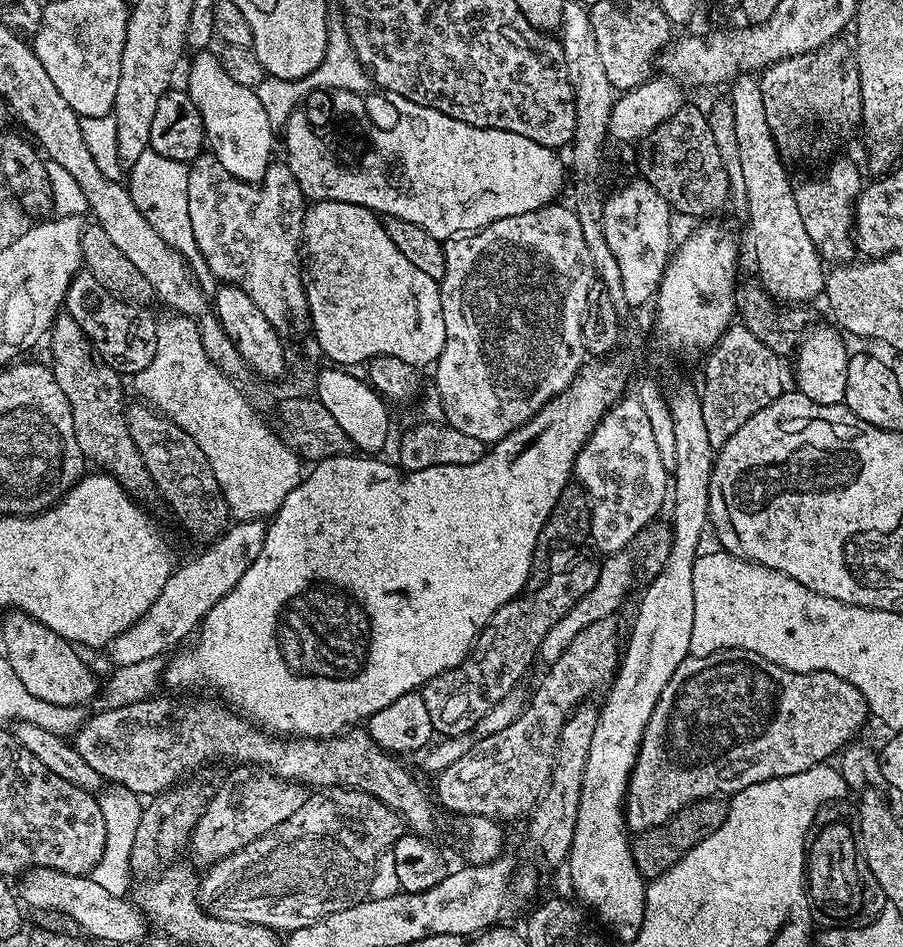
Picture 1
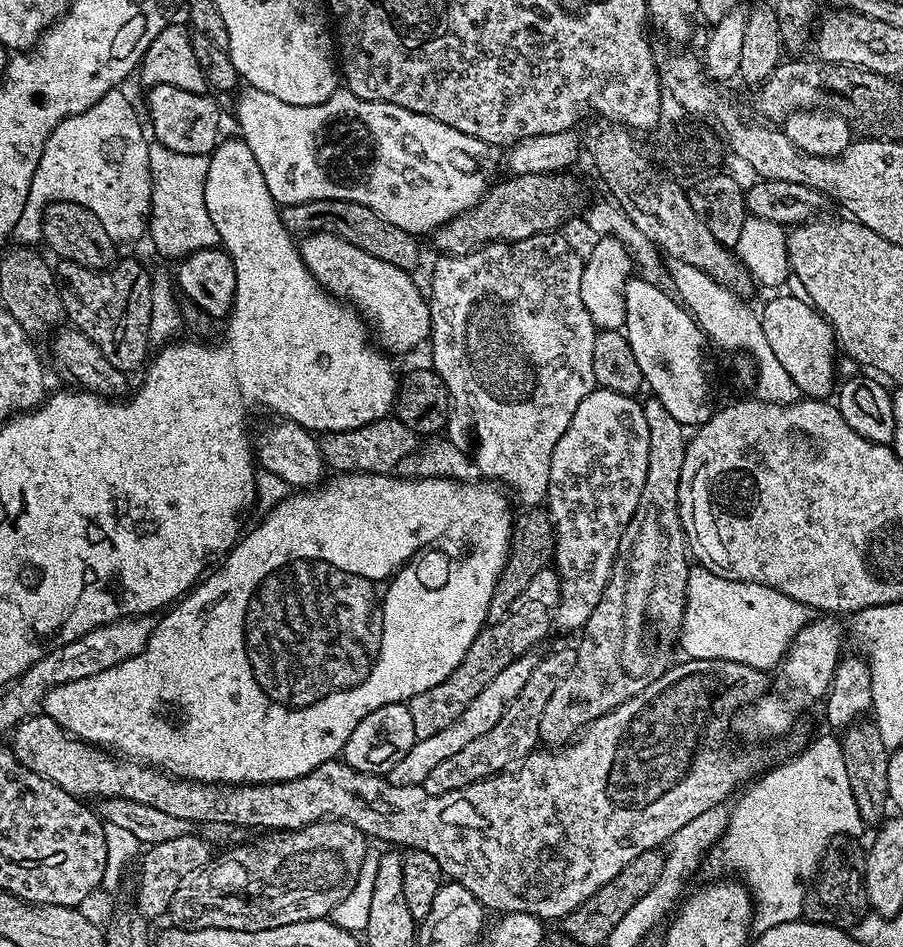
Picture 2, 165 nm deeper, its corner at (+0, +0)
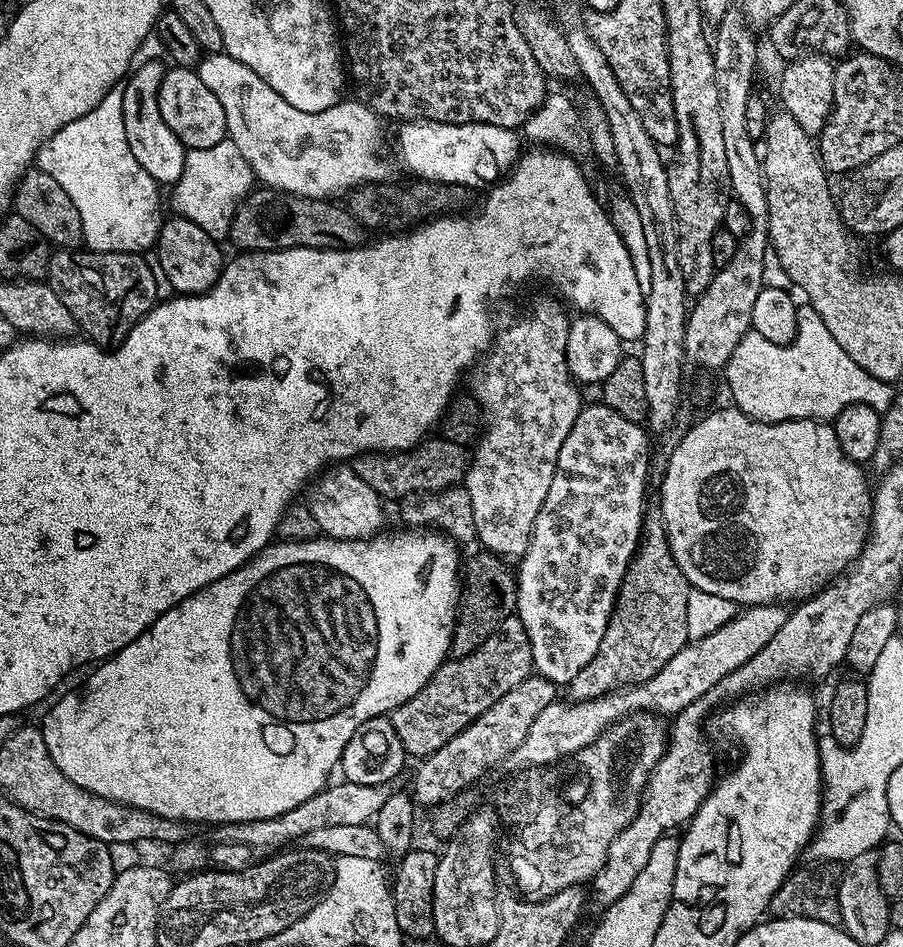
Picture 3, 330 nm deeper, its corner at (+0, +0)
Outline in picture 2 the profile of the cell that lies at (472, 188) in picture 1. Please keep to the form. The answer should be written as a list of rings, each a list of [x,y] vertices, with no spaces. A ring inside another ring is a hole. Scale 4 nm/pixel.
[[[247,86],[241,87],[239,92],[240,97],[236,100],[236,120],[240,123],[239,135],[253,151],[254,160],[258,162],[258,170],[262,170],[262,178],[266,178],[266,186],[277,205],[301,204],[307,200],[349,200],[358,202],[362,206],[370,206],[370,210],[386,218],[386,222],[394,222],[394,226],[402,226],[402,230],[413,234],[421,234],[420,232],[430,234],[435,228],[450,222],[458,214],[473,208],[490,187],[489,181],[484,181],[480,170],[467,172],[455,165],[457,152],[467,152],[472,157],[480,158],[480,155],[486,151],[484,141],[462,134],[462,130],[454,130],[454,126],[446,126],[446,122],[438,122],[433,116],[411,112],[402,106],[394,106],[381,100],[363,100],[347,90],[337,90],[333,96],[326,98],[326,102],[314,106],[290,106],[290,102],[282,102],[282,98],[274,98],[274,94],[266,94],[266,90]],[[348,108],[350,112],[362,114],[366,118],[366,122],[378,136],[378,140],[374,142],[380,142],[380,158],[376,166],[378,182],[374,180],[370,184],[362,184],[360,192],[332,186],[318,170],[312,154],[314,124],[320,122],[320,130],[322,130],[322,118],[328,118],[338,112],[346,112]],[[400,134],[404,142],[402,148],[396,148],[394,152],[394,148],[388,146],[388,140],[400,140]]]

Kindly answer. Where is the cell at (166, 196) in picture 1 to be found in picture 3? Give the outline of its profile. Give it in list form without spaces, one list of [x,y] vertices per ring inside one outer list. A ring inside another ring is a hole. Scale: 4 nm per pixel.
[[[227,138],[218,142],[218,146],[185,151],[181,176],[170,188],[172,208],[176,211],[173,213],[179,219],[194,222],[194,226],[202,226],[202,230],[206,230],[206,234],[210,234],[210,238],[214,238],[218,242],[224,242],[224,239],[227,241],[230,236],[230,212],[224,209],[220,195],[223,194],[228,180],[234,179],[239,174],[240,163],[238,146],[234,146],[234,142]]]

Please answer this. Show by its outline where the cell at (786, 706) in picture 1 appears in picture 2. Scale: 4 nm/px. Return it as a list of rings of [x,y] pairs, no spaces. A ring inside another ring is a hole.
[[[687,658],[681,659],[681,661],[681,664],[679,661],[673,663],[672,667],[667,668],[662,674],[662,678],[650,682],[650,686],[646,686],[646,690],[642,690],[642,694],[622,702],[622,706],[610,710],[602,718],[598,718],[592,724],[589,724],[567,746],[561,747],[559,750],[537,750],[531,752],[515,770],[505,770],[497,775],[488,776],[484,780],[474,782],[470,786],[459,788],[453,792],[447,792],[441,796],[432,796],[418,784],[414,786],[394,786],[389,784],[383,775],[371,772],[355,772],[349,764],[344,763],[343,759],[340,758],[328,760],[322,766],[310,770],[310,774],[302,774],[302,778],[279,780],[277,784],[243,783],[235,786],[198,784],[194,780],[182,780],[169,776],[167,772],[157,770],[151,766],[145,766],[135,758],[115,758],[116,760],[111,760],[108,757],[111,755],[105,749],[95,744],[88,744],[84,740],[76,739],[65,728],[58,726],[58,722],[54,722],[54,718],[43,714],[33,714],[27,720],[23,720],[11,733],[10,747],[18,758],[18,762],[22,762],[22,766],[26,766],[34,774],[38,774],[58,786],[62,786],[62,790],[66,790],[71,796],[81,798],[96,796],[95,798],[106,800],[133,799],[134,802],[142,802],[147,806],[154,806],[155,809],[162,810],[163,813],[170,814],[172,817],[188,819],[195,826],[201,826],[208,822],[224,822],[236,824],[238,827],[247,830],[264,828],[260,830],[292,832],[295,828],[302,828],[306,824],[313,824],[319,820],[327,820],[329,818],[344,820],[347,824],[354,825],[355,828],[364,833],[365,837],[371,838],[373,841],[375,841],[374,839],[385,840],[388,843],[385,845],[388,846],[399,846],[404,850],[417,848],[426,854],[430,854],[430,858],[434,858],[438,862],[441,873],[449,881],[466,886],[466,890],[470,890],[470,894],[474,894],[474,898],[478,898],[478,902],[484,905],[485,909],[492,911],[493,908],[494,911],[498,912],[497,914],[525,912],[545,922],[551,922],[551,920],[560,922],[563,921],[565,916],[570,915],[572,911],[582,906],[599,887],[605,886],[606,882],[610,882],[628,862],[633,861],[643,851],[659,849],[661,846],[667,845],[670,837],[678,830],[682,830],[682,826],[686,826],[686,822],[690,822],[690,818],[698,818],[698,814],[702,814],[702,810],[710,810],[710,806],[718,806],[725,803],[729,799],[727,796],[751,772],[757,771],[756,773],[759,773],[761,771],[758,753],[732,753],[726,745],[720,744],[718,737],[711,736],[708,733],[708,724],[715,722],[716,712],[728,712],[735,704],[746,704],[742,706],[751,705],[760,699],[761,696],[765,695],[769,691],[768,680],[764,677],[767,675],[761,669],[751,668],[742,662],[730,662],[729,660],[690,660]]]

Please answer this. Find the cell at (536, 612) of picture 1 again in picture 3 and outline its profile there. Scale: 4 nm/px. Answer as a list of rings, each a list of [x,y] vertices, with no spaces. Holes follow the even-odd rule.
[[[519,615],[507,616],[498,626],[498,630],[494,634],[490,634],[490,638],[486,638],[486,642],[482,642],[482,646],[478,646],[478,650],[465,656],[445,659],[444,663],[440,665],[440,669],[428,679],[426,686],[422,686],[422,690],[418,690],[418,694],[414,694],[406,702],[402,702],[402,706],[391,709],[390,719],[395,729],[398,730],[405,753],[409,757],[416,756],[415,758],[434,754],[473,720],[476,720],[486,710],[490,710],[494,706],[494,702],[498,702],[498,698],[502,698],[502,694],[510,694],[510,690],[514,690],[514,686],[521,684],[528,676],[533,675],[533,672],[532,647],[530,638],[524,629],[524,623],[521,622]]]

